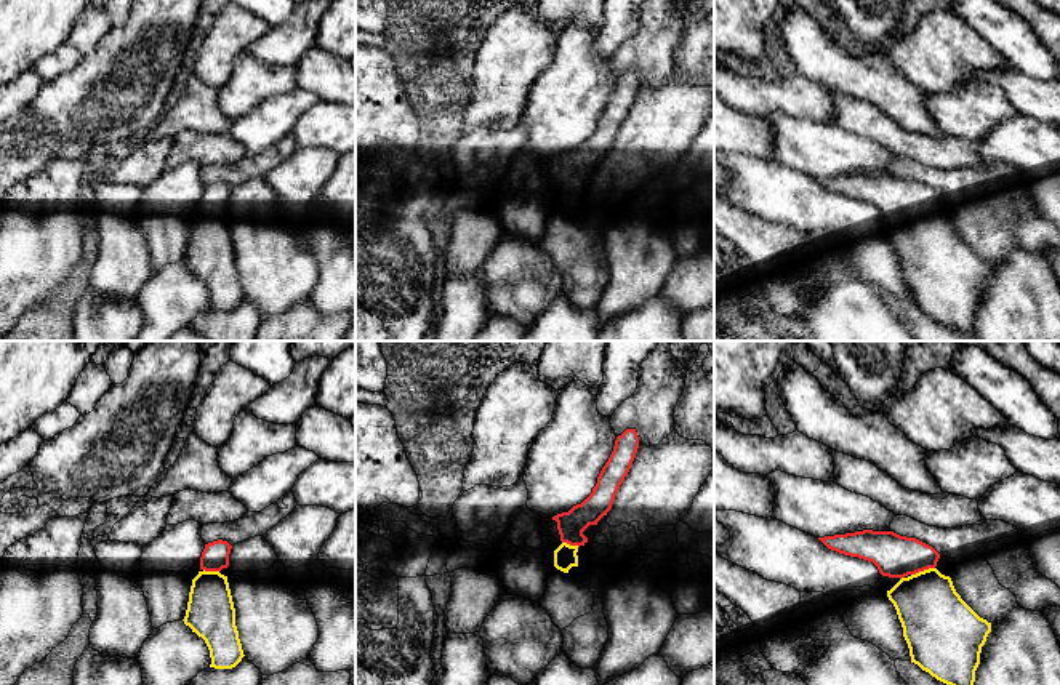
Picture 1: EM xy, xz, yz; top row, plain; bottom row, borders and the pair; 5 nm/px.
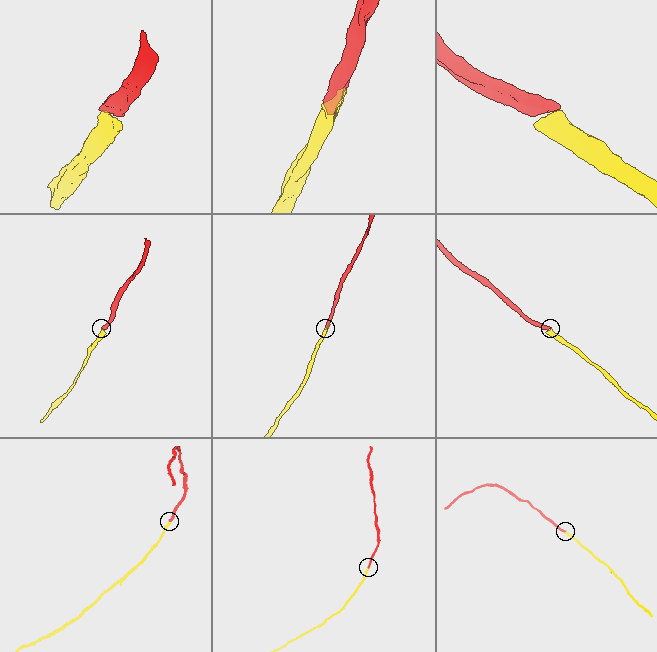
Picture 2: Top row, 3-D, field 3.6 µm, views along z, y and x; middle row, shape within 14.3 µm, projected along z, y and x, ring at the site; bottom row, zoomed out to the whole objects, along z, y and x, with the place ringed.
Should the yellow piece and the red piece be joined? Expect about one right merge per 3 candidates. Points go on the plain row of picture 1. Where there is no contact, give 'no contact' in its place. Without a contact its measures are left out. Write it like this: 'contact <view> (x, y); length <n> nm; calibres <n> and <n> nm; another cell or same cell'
contact yz (924, 212); length 130 nm; calibres 340 and 220 nm; same cell

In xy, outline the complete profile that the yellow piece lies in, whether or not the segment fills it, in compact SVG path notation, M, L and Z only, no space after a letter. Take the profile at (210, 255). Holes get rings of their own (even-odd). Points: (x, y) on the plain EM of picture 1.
M223 181L205 186L183 261L205 282L211 299L210 309L215 310L232 310L245 298L227 218L219 214L229 208L231 190L232 187Z

